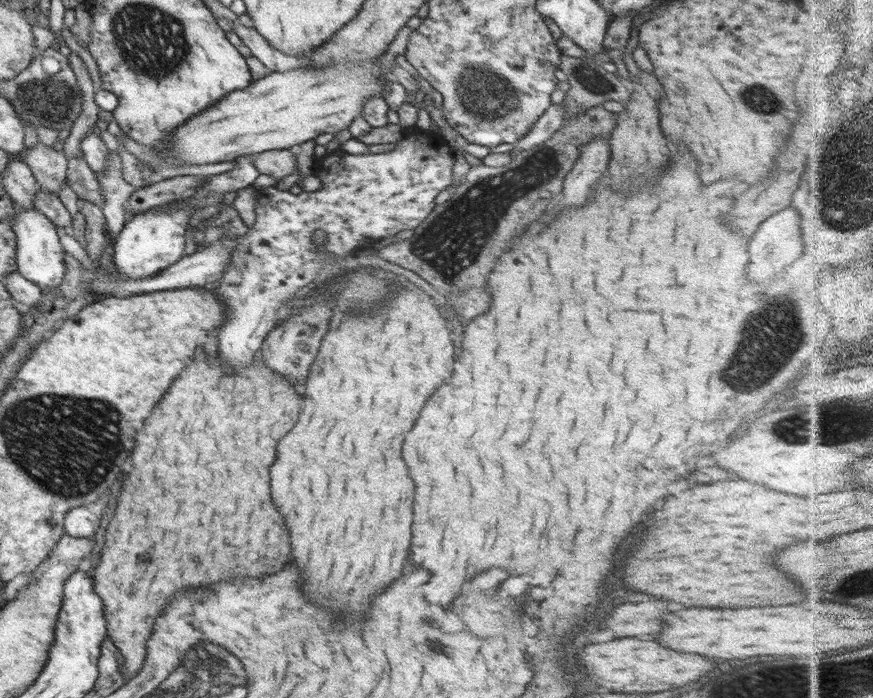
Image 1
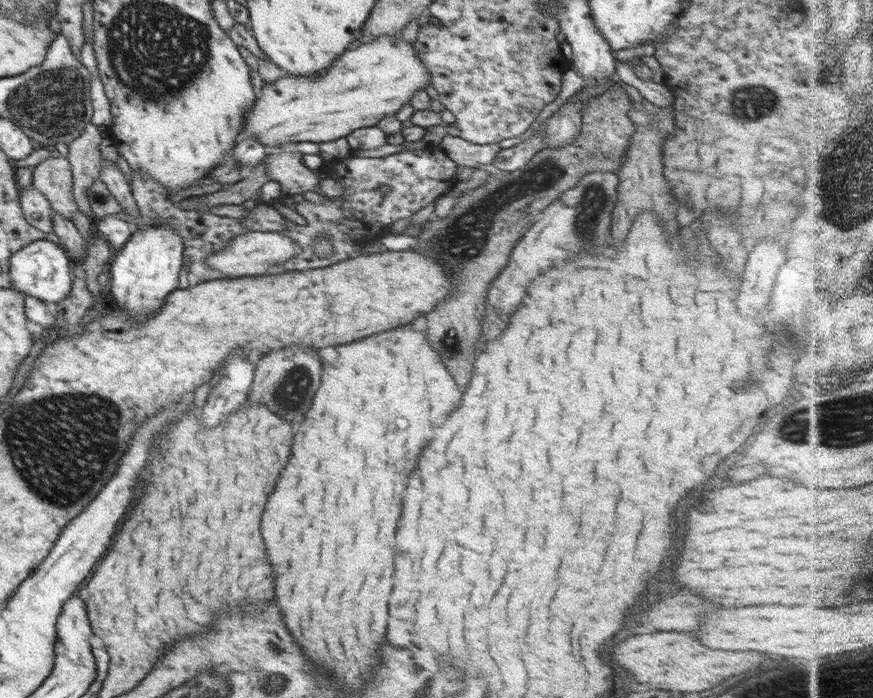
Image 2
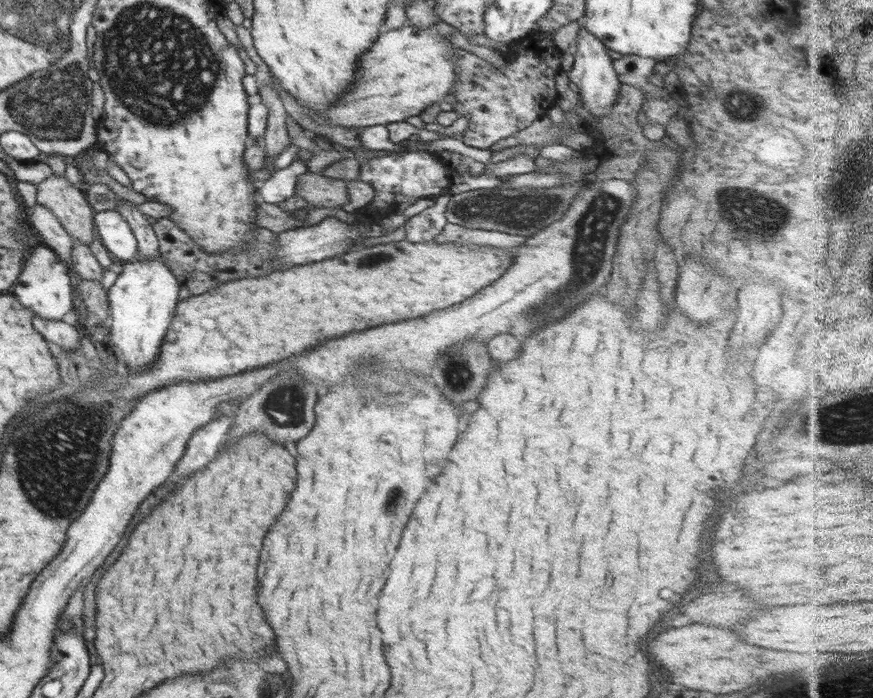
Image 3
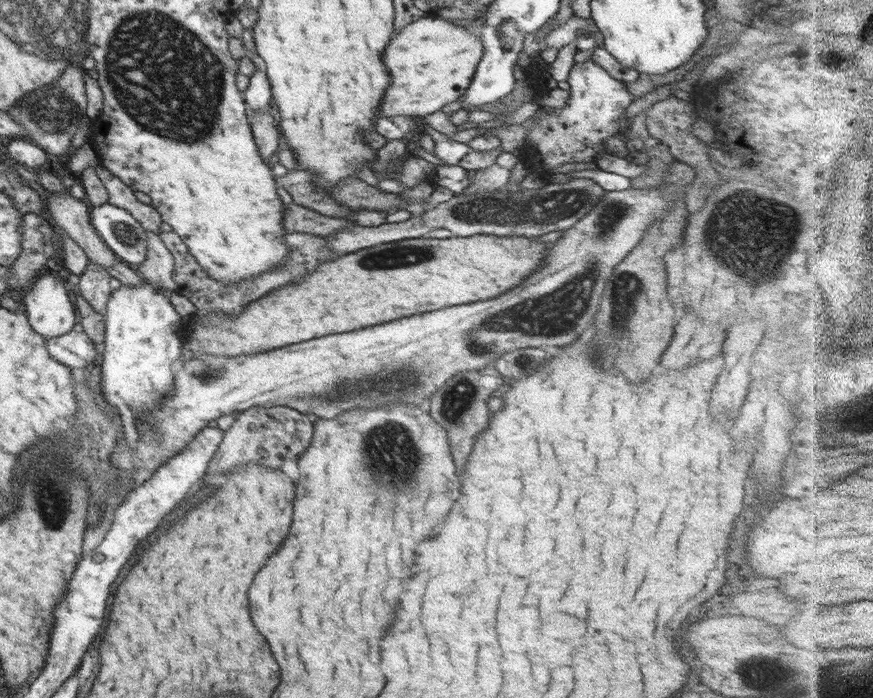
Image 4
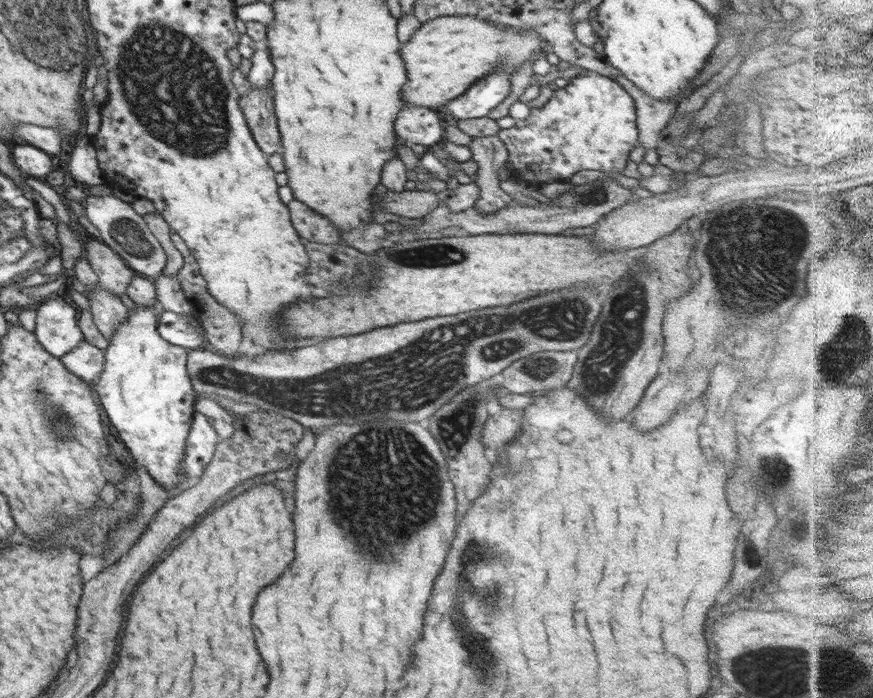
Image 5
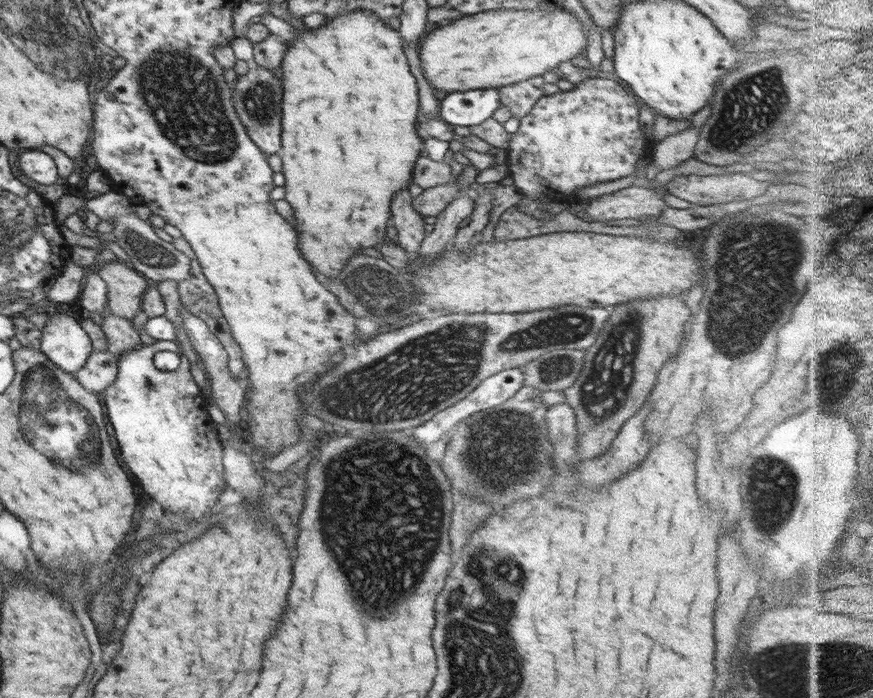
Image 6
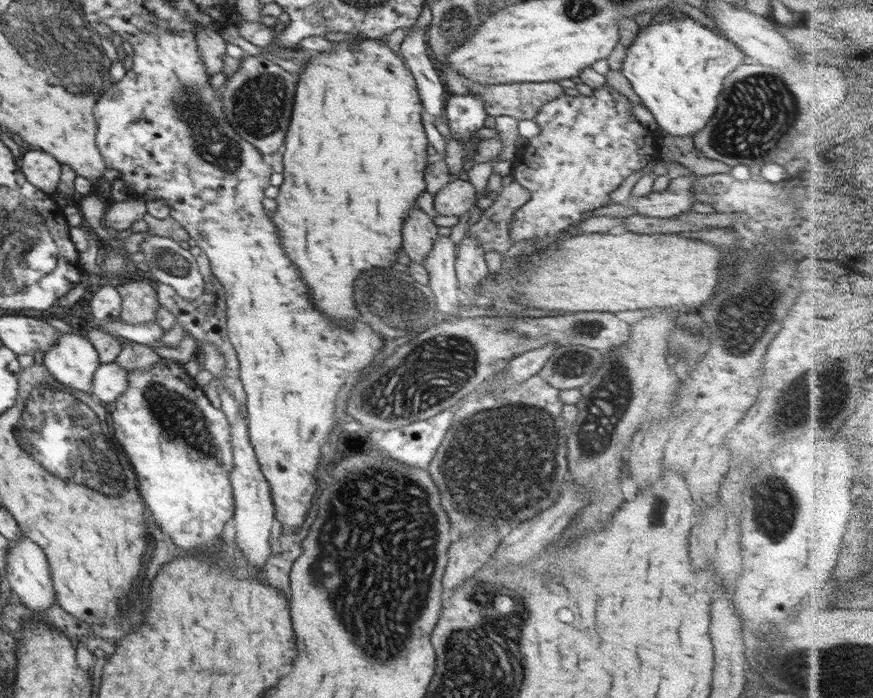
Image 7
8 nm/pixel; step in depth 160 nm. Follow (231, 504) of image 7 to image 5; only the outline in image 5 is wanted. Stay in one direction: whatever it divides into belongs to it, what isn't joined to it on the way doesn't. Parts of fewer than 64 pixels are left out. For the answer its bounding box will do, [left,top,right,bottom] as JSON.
[94,305,195,494]

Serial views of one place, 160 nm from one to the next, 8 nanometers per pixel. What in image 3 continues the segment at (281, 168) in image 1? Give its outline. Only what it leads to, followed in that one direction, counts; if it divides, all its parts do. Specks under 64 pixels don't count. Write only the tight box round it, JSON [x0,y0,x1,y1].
[295,170,348,207]

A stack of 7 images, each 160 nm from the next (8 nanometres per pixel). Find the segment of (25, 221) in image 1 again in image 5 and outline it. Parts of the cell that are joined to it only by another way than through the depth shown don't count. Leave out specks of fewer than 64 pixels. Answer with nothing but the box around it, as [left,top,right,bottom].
[35,297,83,358]

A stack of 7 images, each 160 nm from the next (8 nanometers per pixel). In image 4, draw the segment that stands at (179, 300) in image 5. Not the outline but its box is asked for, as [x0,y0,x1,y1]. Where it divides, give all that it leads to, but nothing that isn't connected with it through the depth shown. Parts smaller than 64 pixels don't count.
[135,230,178,295]

